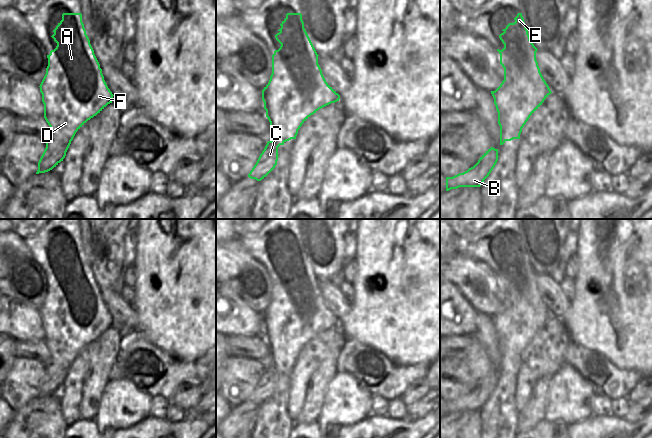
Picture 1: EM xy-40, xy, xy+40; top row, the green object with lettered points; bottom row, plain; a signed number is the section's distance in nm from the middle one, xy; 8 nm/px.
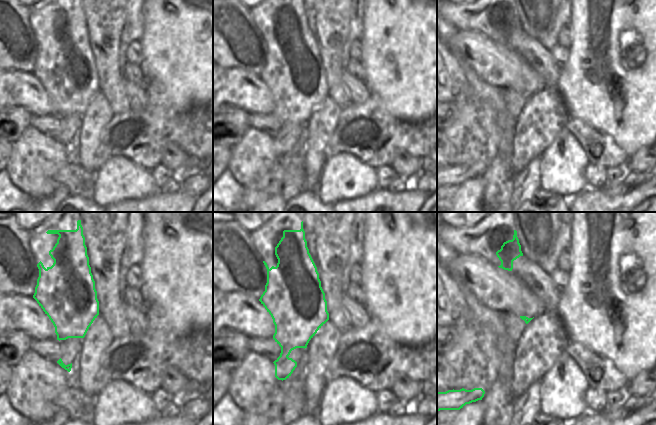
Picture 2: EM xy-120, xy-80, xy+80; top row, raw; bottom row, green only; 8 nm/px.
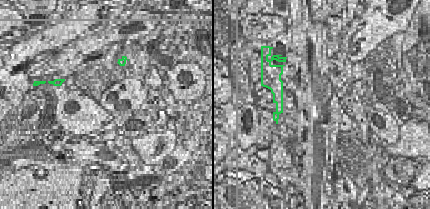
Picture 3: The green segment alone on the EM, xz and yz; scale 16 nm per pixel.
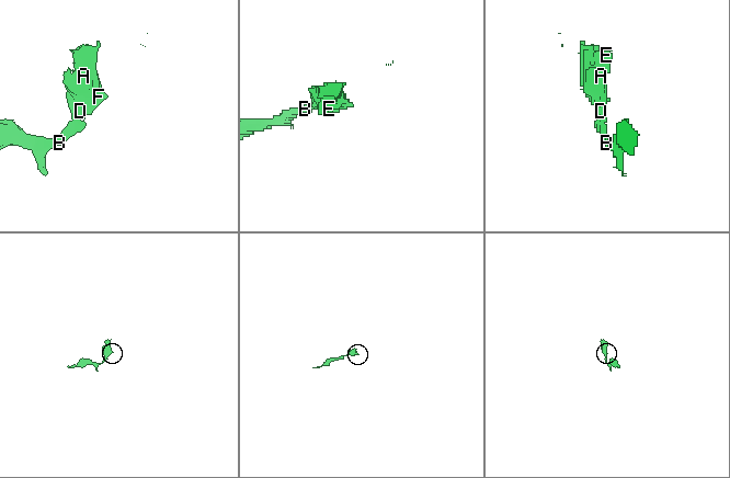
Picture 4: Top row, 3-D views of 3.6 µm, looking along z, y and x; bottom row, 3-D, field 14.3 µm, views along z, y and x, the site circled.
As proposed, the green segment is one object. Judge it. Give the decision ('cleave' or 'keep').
cleave

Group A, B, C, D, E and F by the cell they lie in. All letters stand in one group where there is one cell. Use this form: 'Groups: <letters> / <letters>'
Groups: A D E F / B C.

